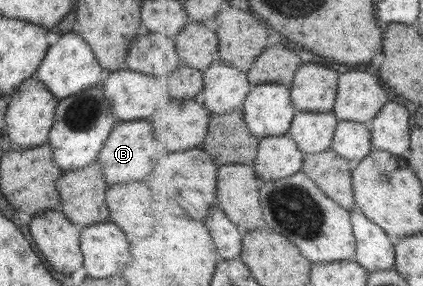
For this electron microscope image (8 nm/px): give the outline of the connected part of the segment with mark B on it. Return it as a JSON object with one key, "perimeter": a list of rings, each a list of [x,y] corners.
{"perimeter":[[[128,121],[128,123],[116,123],[110,131],[110,135],[104,140],[102,149],[98,153],[97,164],[101,167],[103,179],[107,185],[122,183],[128,179],[142,179],[150,173],[154,157],[170,155],[170,151],[160,151],[158,145],[154,145],[152,128],[148,121]]]}

